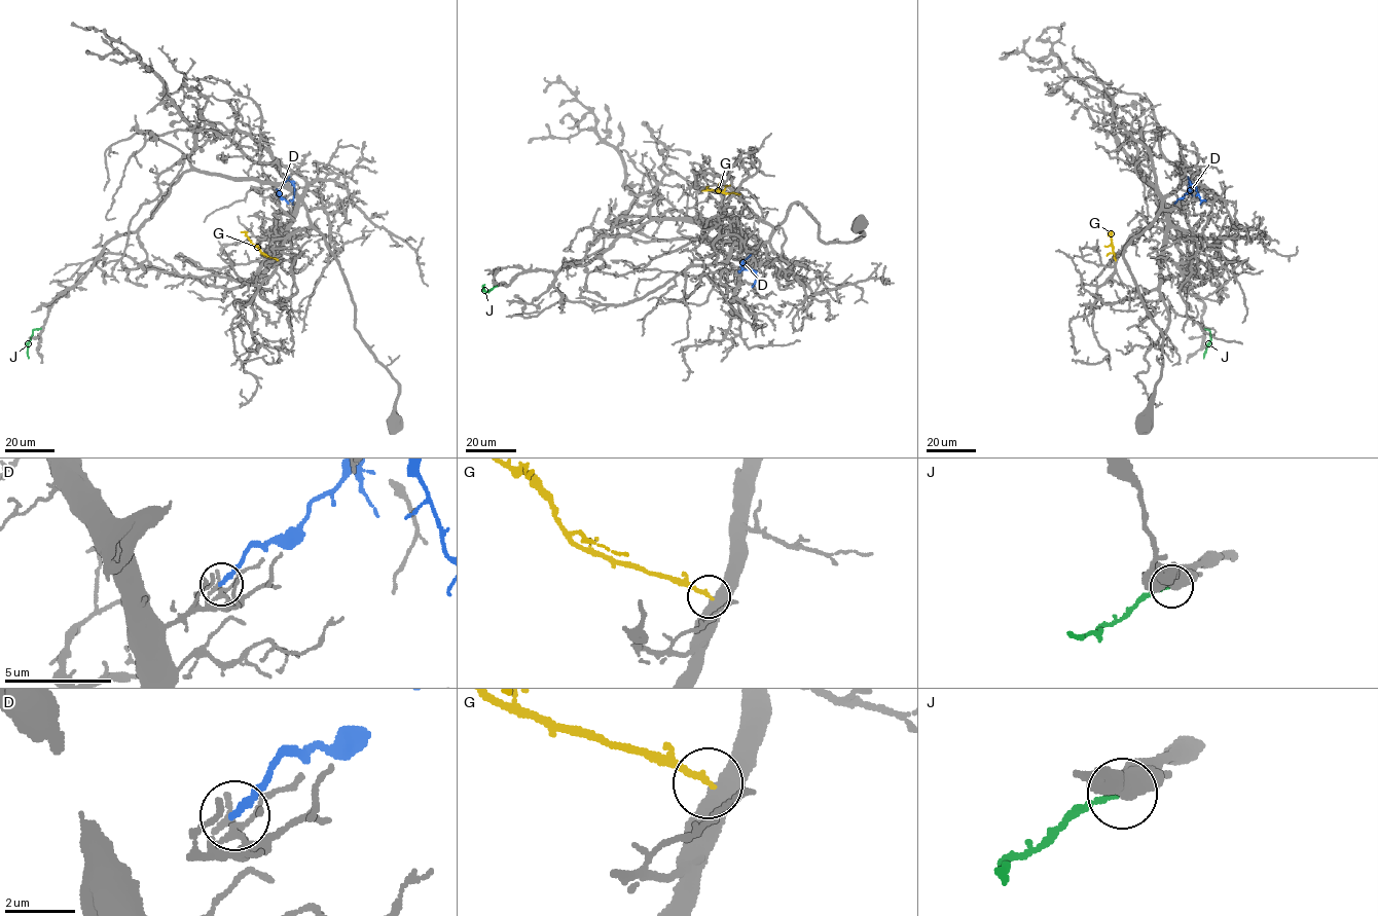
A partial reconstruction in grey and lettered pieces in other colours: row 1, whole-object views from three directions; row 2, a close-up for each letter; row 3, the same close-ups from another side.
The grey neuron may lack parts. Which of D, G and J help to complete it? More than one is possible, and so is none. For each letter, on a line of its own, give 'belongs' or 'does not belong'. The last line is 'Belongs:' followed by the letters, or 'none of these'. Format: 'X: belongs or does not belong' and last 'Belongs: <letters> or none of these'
D: does not belong
G: does not belong
J: does not belong
Belongs: none of these

